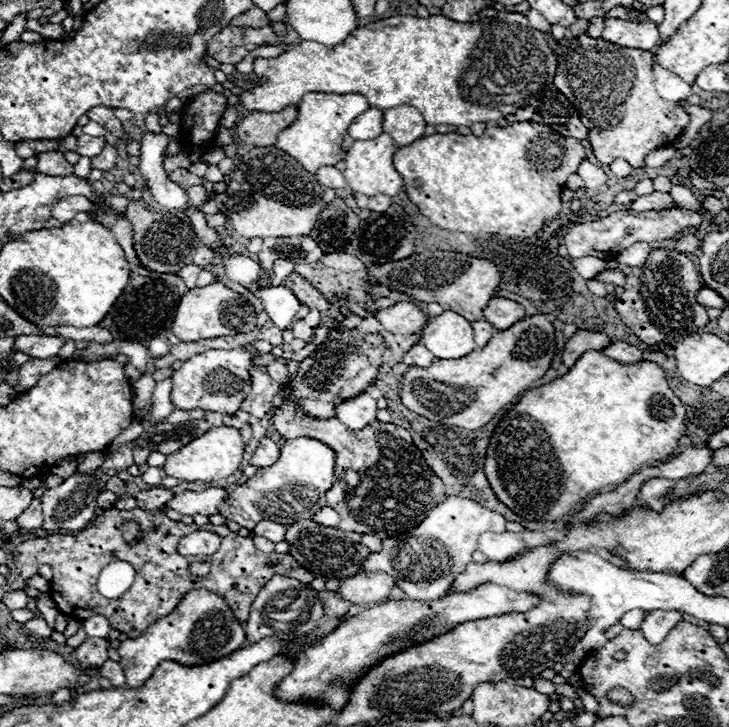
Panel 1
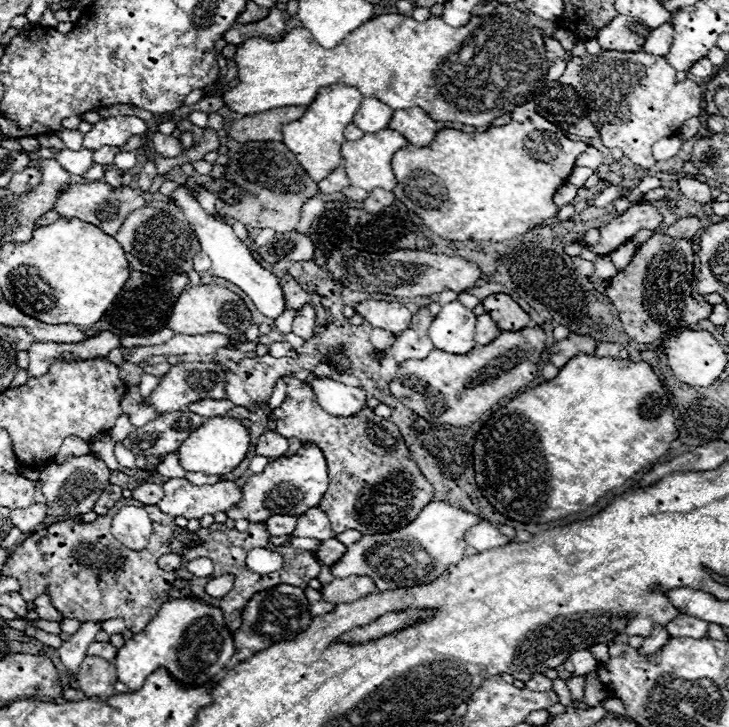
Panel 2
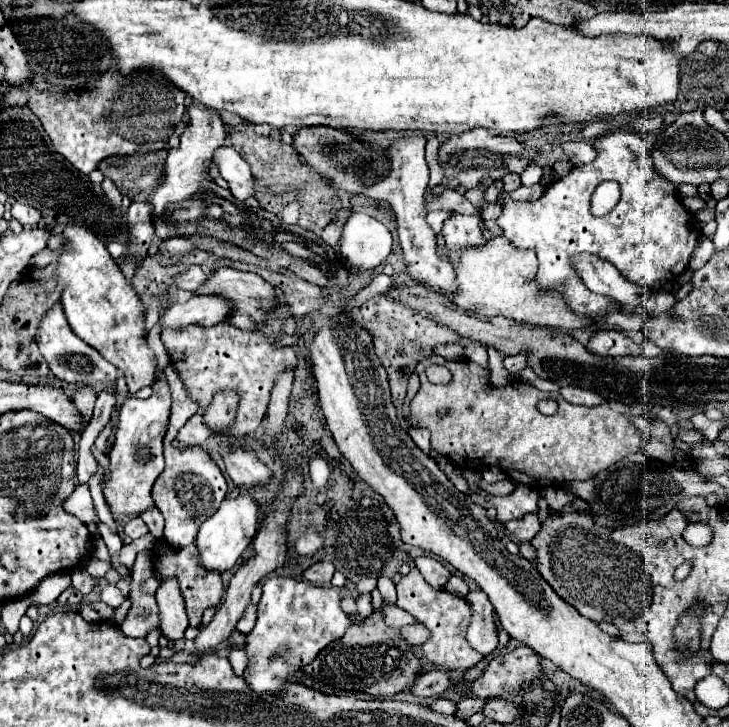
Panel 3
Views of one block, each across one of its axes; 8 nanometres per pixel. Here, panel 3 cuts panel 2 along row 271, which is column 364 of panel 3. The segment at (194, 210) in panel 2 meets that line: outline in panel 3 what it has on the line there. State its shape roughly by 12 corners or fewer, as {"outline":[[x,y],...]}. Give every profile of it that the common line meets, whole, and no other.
{"outline":[[358,210],[340,252],[354,268],[376,268],[392,252],[380,220]]}

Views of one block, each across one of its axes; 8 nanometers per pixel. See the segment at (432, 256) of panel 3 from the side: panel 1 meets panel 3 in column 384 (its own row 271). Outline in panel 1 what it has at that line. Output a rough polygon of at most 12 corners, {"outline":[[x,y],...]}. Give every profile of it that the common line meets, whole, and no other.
{"outline":[[184,266],[178,278],[186,282],[188,288],[196,286],[200,266]]}

